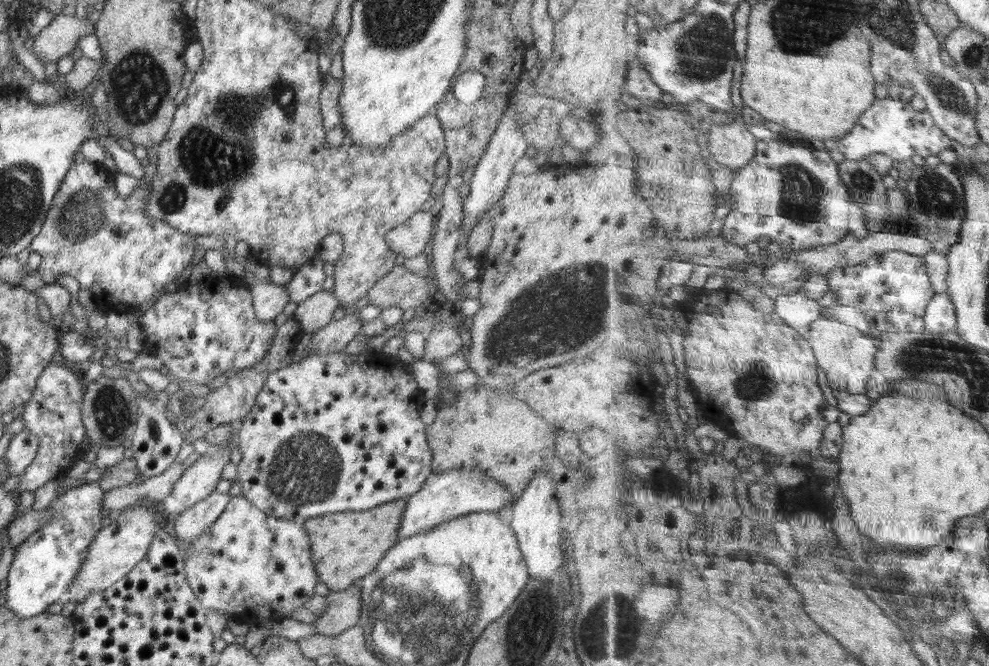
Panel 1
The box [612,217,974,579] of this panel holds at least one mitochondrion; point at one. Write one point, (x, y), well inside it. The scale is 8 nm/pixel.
(756, 382)

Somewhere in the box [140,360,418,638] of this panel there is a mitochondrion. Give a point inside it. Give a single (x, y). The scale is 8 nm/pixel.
(295, 475)

